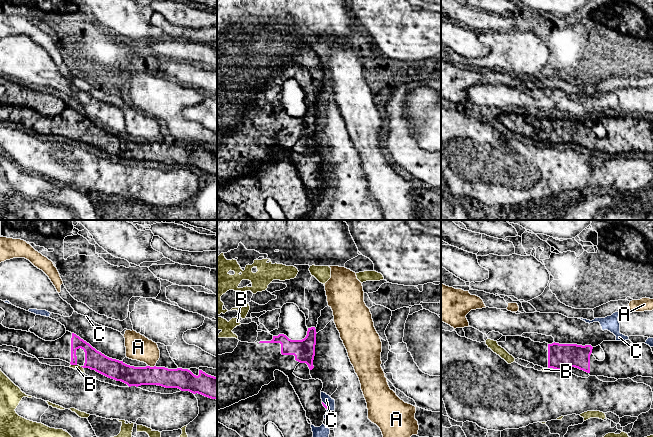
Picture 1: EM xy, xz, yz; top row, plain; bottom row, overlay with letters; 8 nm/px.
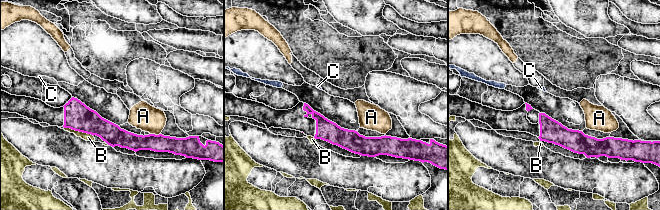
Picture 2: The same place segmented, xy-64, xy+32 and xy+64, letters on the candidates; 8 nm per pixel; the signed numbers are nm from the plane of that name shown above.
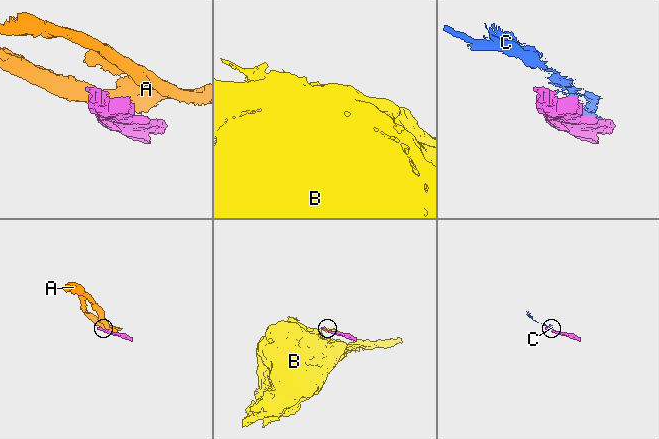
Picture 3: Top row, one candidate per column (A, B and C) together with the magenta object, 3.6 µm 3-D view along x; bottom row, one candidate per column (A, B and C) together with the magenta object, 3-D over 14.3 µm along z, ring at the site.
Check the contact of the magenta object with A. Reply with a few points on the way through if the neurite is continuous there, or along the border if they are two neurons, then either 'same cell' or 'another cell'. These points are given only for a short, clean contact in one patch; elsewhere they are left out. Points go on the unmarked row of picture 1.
another cell

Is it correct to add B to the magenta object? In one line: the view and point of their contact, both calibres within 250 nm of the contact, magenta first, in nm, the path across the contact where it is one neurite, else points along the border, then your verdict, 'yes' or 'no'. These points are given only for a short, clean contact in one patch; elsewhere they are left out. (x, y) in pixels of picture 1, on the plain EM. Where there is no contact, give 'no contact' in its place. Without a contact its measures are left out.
meets magenta in xy at (74, 140); 160 nm thick on the magenta side, 50 nm on the other; border along xy (71, 140), (76, 141); no

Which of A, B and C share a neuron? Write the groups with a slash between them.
A / B / C

